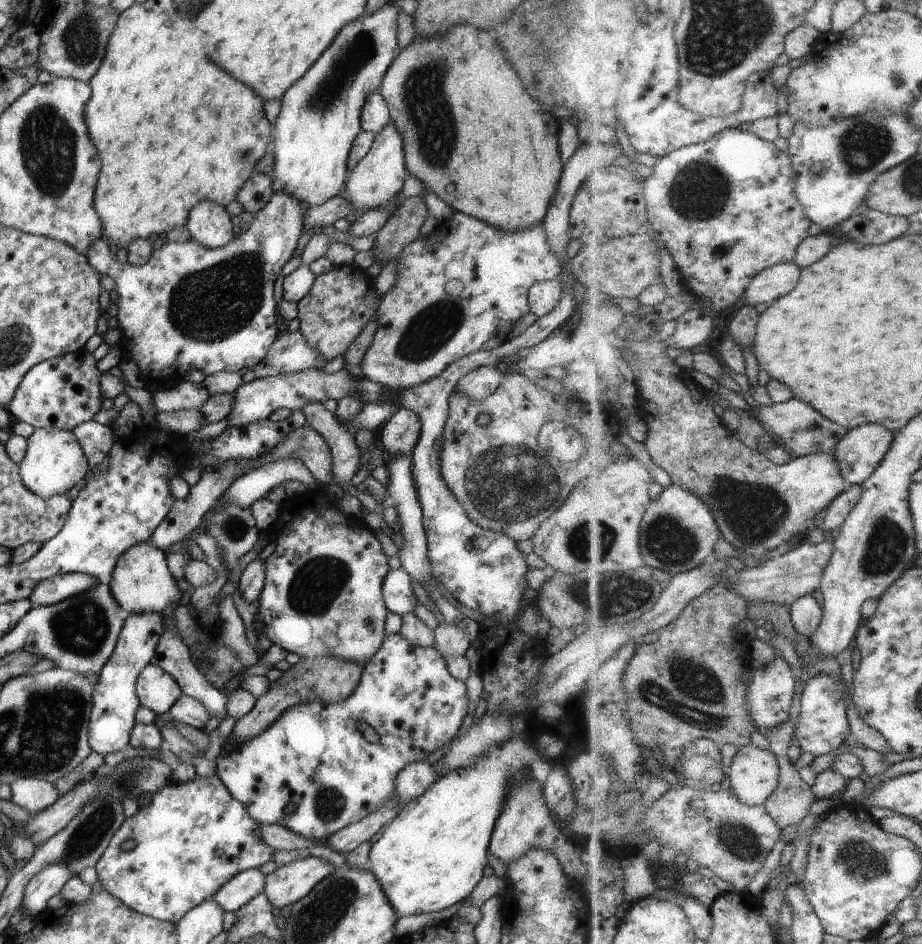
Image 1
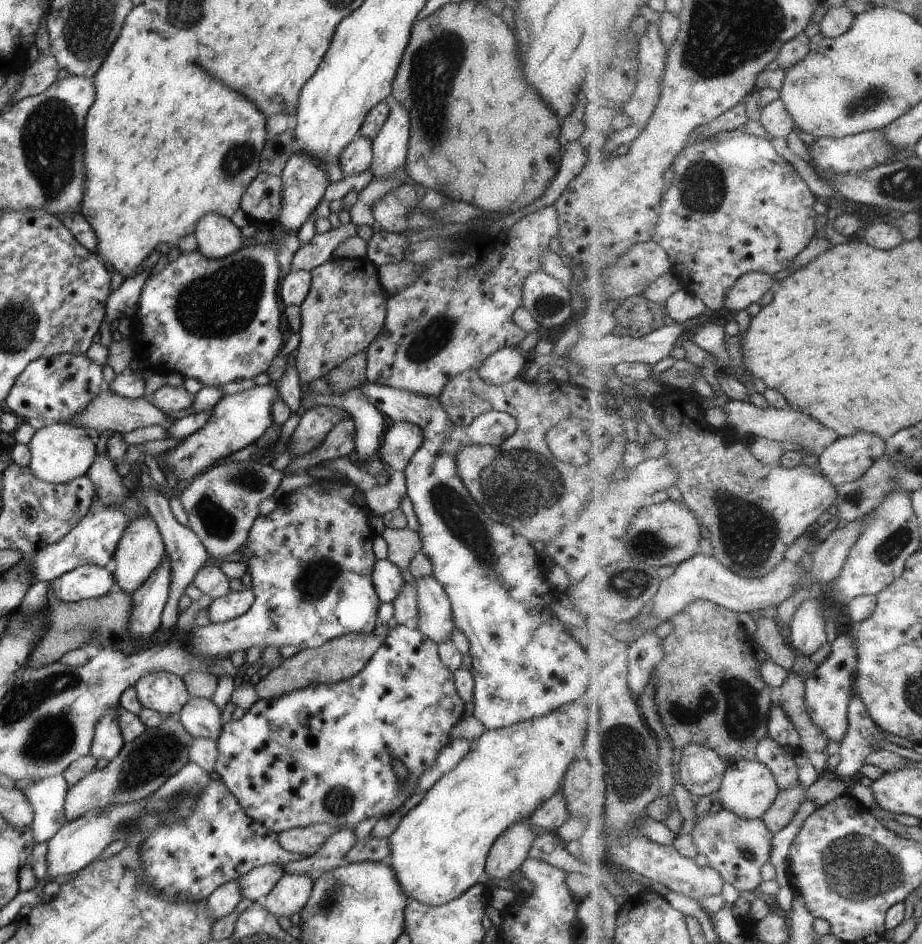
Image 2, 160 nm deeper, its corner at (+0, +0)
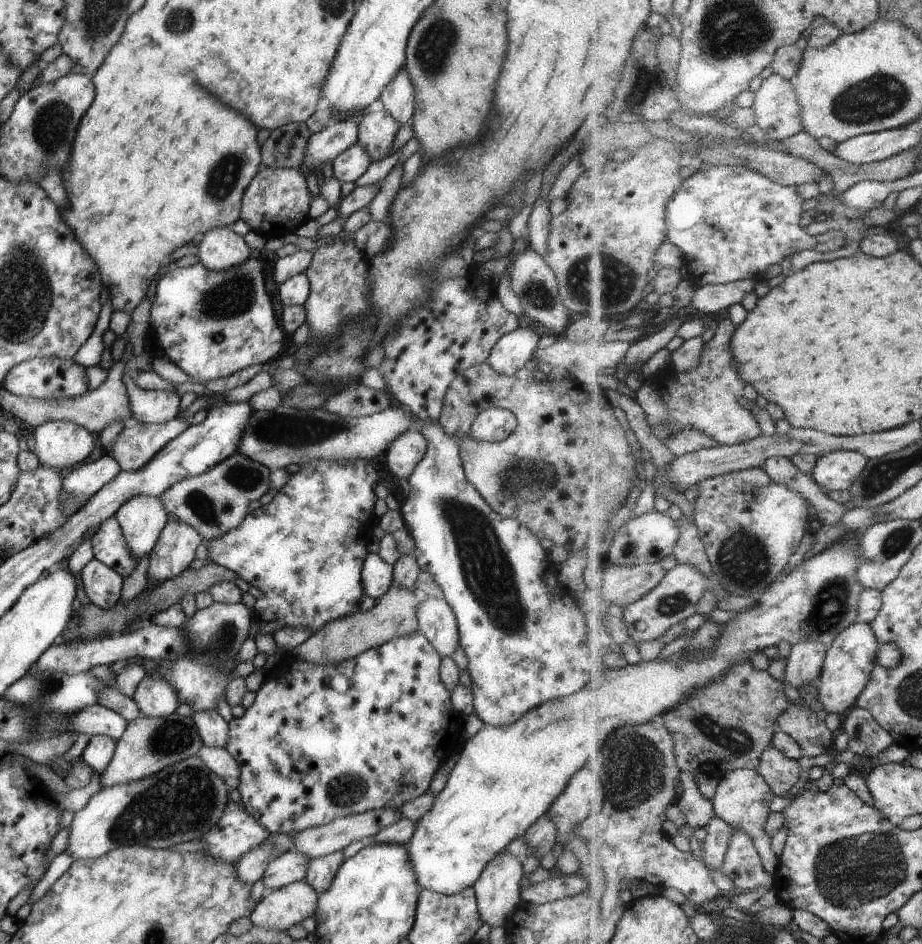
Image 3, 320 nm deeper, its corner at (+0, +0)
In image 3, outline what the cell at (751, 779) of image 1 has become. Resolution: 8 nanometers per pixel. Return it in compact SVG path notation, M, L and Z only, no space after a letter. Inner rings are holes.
M735 769L719 777L719 786L716 795L712 798L716 816L730 824L737 831L747 833L756 844L764 867L772 874L777 874L780 865L780 857L775 855L771 848L770 836L765 830L765 823L769 818L769 804L775 796L763 775L755 769Z

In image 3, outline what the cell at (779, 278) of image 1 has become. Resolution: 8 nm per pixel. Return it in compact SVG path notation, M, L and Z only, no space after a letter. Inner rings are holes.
M747 279L724 285L701 285L694 291L691 305L699 315L707 318L709 314L719 314L739 304L745 294L753 292L757 279Z

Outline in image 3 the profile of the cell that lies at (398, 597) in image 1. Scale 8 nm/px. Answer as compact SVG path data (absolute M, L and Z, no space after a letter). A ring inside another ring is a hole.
M369 553L362 562L360 577L363 594L376 599L392 583L392 566L383 562L377 553Z

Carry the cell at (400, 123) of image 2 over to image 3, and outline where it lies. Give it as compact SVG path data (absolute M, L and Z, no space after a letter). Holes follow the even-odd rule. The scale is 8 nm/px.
M405 67L386 84L379 93L384 109L398 122L398 126L411 122L414 111L414 90Z

